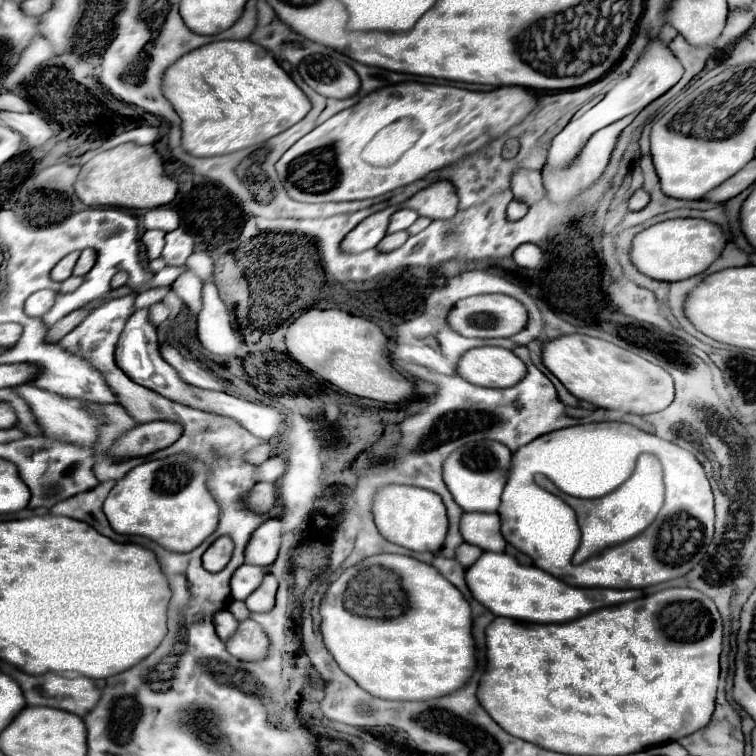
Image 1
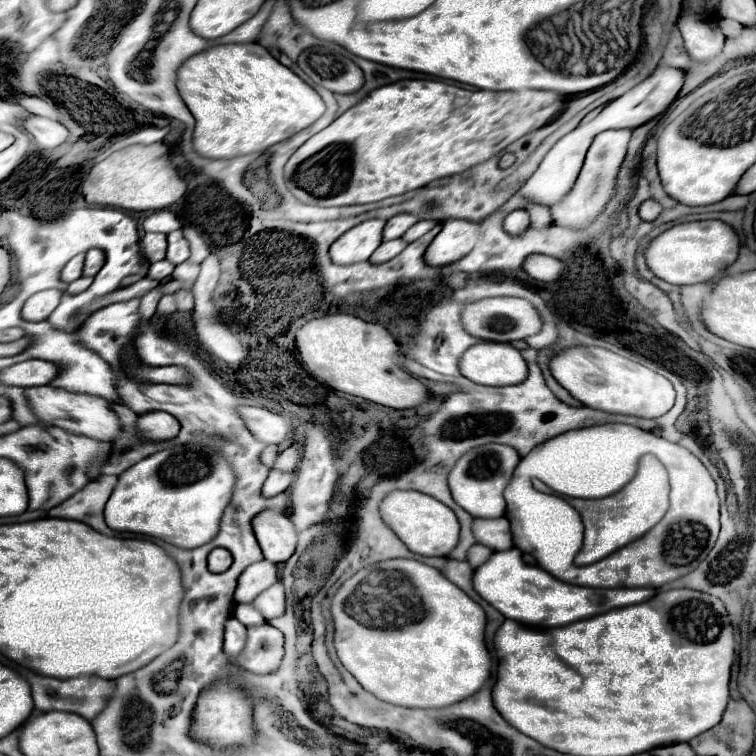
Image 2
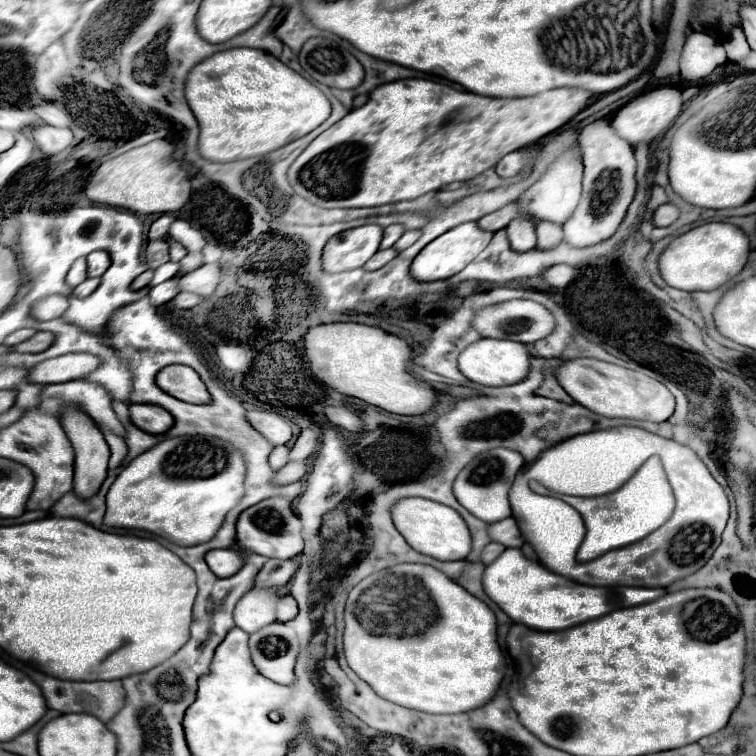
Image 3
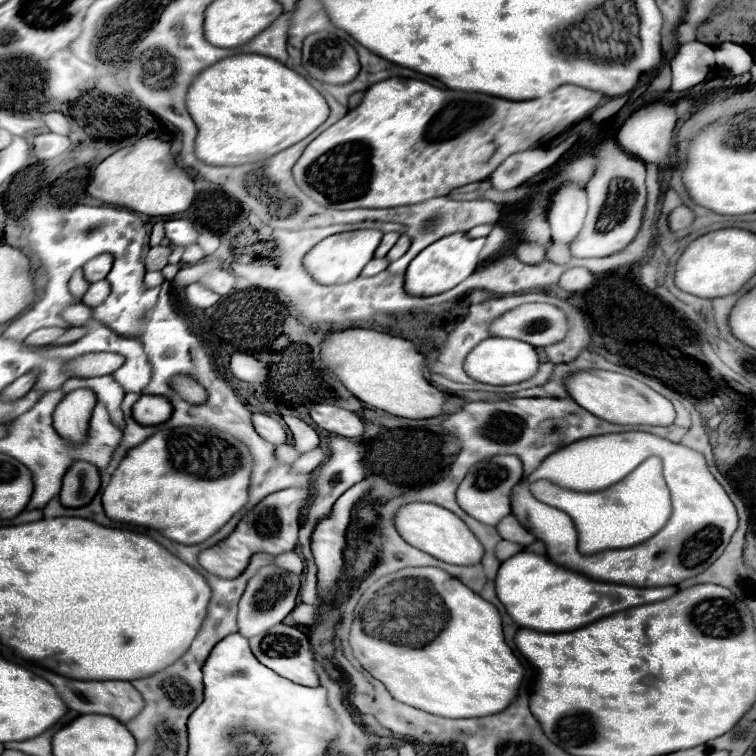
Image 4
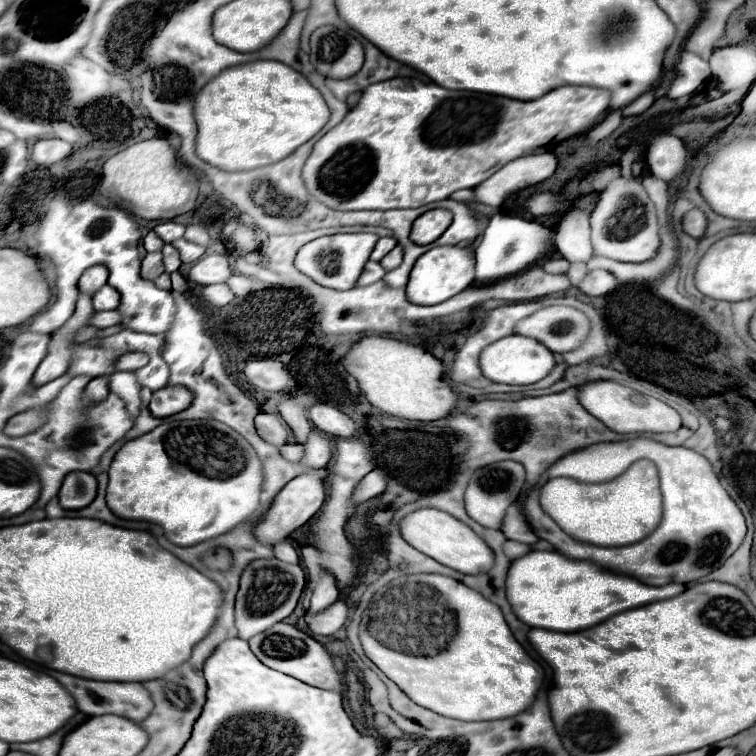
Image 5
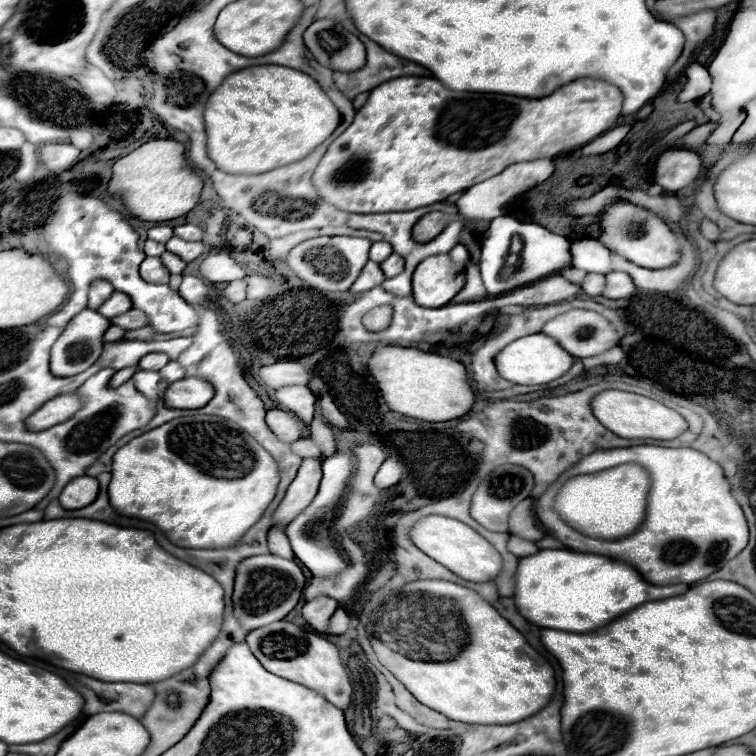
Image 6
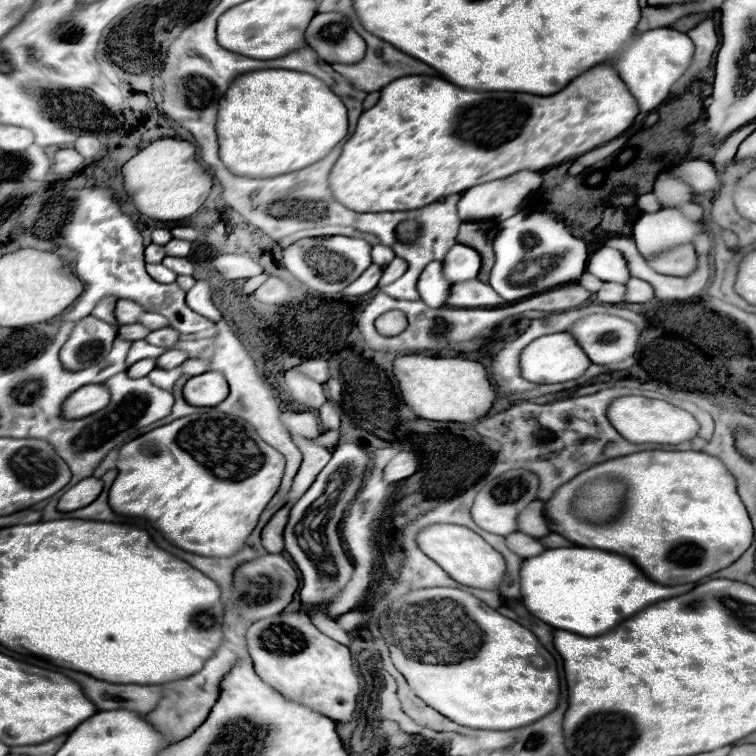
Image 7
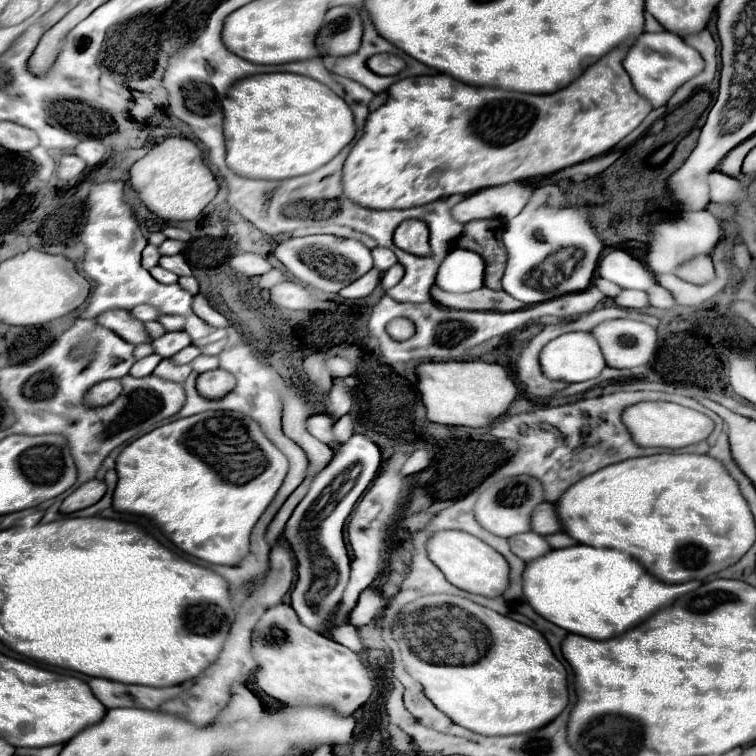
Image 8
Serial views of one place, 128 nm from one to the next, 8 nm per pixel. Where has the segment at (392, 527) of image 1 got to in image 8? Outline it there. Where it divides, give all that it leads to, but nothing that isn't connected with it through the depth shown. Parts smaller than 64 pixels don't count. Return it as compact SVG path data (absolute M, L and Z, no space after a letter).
M446 530L438 532L428 542L428 556L430 560L444 572L446 580L454 584L460 590L466 590L470 594L480 594L486 598L498 598L508 588L508 564L506 558L502 558L494 548L490 548L480 538L474 538L472 534L458 532L458 530Z

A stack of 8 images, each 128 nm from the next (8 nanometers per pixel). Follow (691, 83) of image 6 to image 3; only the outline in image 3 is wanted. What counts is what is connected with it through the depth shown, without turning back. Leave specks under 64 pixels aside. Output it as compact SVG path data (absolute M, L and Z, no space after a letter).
M692 32L686 38L680 56L680 78L684 82L696 82L708 76L716 67L726 62L722 44L702 32Z

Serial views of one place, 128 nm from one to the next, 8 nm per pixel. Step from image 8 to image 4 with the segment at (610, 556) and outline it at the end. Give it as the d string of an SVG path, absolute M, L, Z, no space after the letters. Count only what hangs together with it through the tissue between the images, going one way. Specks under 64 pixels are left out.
M528 550L518 552L510 560L504 560L496 576L496 594L506 606L506 612L512 616L512 620L522 628L540 632L570 632L614 612L666 600L676 592L676 586L638 588L626 584L596 582L582 576L580 572L558 568L558 564L554 564L548 556L540 556Z

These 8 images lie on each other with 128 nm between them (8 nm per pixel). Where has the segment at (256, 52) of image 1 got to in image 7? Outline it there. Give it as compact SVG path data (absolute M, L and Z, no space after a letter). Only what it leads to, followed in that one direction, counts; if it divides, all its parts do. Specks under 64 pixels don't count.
M256 70L236 76L218 102L218 142L220 160L236 176L272 178L302 170L322 160L348 134L348 114L344 102L316 76L294 70Z

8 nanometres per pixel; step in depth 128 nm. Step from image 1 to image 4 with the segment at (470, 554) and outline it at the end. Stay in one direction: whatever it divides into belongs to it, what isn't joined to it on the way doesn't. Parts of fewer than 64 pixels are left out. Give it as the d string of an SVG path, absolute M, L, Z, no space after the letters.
M502 540L502 542L496 546L496 556L498 556L498 560L508 560L510 556L514 556L516 552L522 552L522 550L524 550L522 546L518 546L518 544L514 544L514 542Z

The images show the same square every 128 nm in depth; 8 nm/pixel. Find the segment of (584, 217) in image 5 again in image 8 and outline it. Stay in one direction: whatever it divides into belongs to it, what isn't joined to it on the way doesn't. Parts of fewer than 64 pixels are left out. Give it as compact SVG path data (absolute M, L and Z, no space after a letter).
M614 250L606 254L598 264L598 274L620 288L634 288L634 290L650 290L656 286L656 274L638 258L624 250Z

